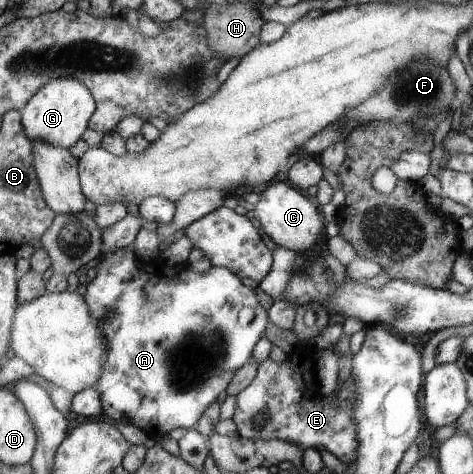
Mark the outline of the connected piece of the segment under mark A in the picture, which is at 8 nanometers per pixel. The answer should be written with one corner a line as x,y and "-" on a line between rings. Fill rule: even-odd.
131,246
115,250
114,252
104,253
102,258
100,258
100,265
96,268
97,275
95,279
88,284
88,291
85,297
93,310
93,315
98,317
98,320
101,320
103,324
107,345
110,349
109,362
105,366
105,375
97,386
103,394
105,413
116,421
133,424
140,430
158,439
165,437
174,429
180,427
187,429
196,427
197,421
206,408
216,401
218,395
223,390
228,388
229,380
233,378
234,372
248,362
256,342
264,338
264,330
266,330
266,324
268,324
269,314
266,314
266,310
260,306
260,302
256,298
256,290
252,290
252,287
244,286
244,282
229,268
212,266
208,272
198,273
194,272
187,264
177,265
176,267
165,265
164,268
158,268
158,270
156,268
154,270
146,270
146,264
148,263
137,257
-
244,306
251,306
256,311
254,319
246,326
238,323
238,314
240,314
240,310
-
110,310
112,310
113,314
108,319
106,316
108,316

